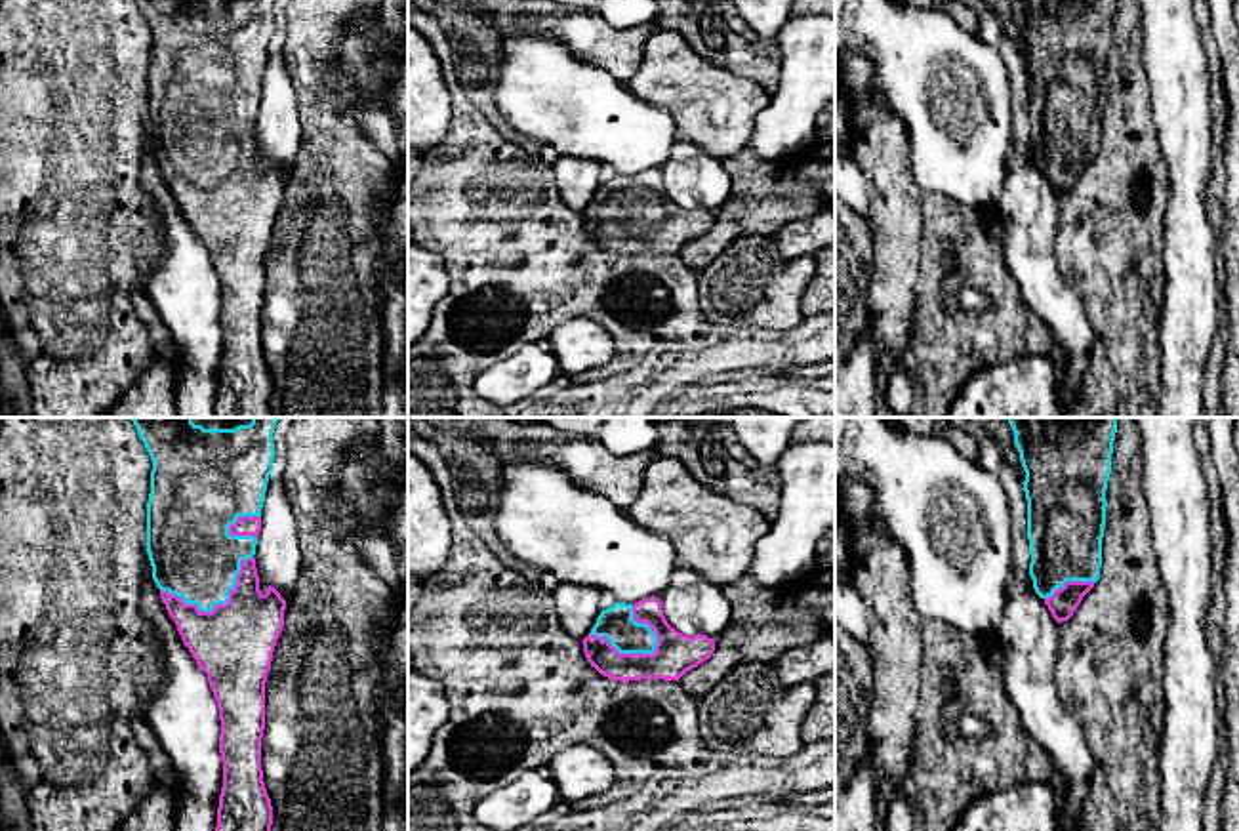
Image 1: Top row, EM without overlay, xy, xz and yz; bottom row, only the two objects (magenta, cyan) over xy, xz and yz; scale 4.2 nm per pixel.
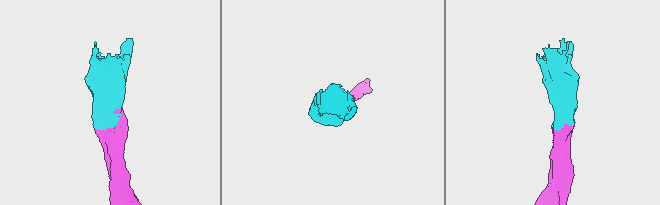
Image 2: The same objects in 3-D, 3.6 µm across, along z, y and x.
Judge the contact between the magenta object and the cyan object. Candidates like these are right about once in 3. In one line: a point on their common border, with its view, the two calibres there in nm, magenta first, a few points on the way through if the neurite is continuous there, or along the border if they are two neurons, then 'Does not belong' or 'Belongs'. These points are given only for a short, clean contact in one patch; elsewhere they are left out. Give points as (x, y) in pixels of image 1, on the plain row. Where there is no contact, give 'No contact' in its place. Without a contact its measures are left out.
Touches magenta at xy (218, 178). Thickness 340 nm (magenta) against 360 nm. Belongs

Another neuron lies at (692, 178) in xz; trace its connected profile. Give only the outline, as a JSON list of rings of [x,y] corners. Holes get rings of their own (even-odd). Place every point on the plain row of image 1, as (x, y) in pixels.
[[[677,141],[660,170],[667,196],[682,208],[705,208],[713,213],[728,200],[732,177],[722,160],[694,143]]]

